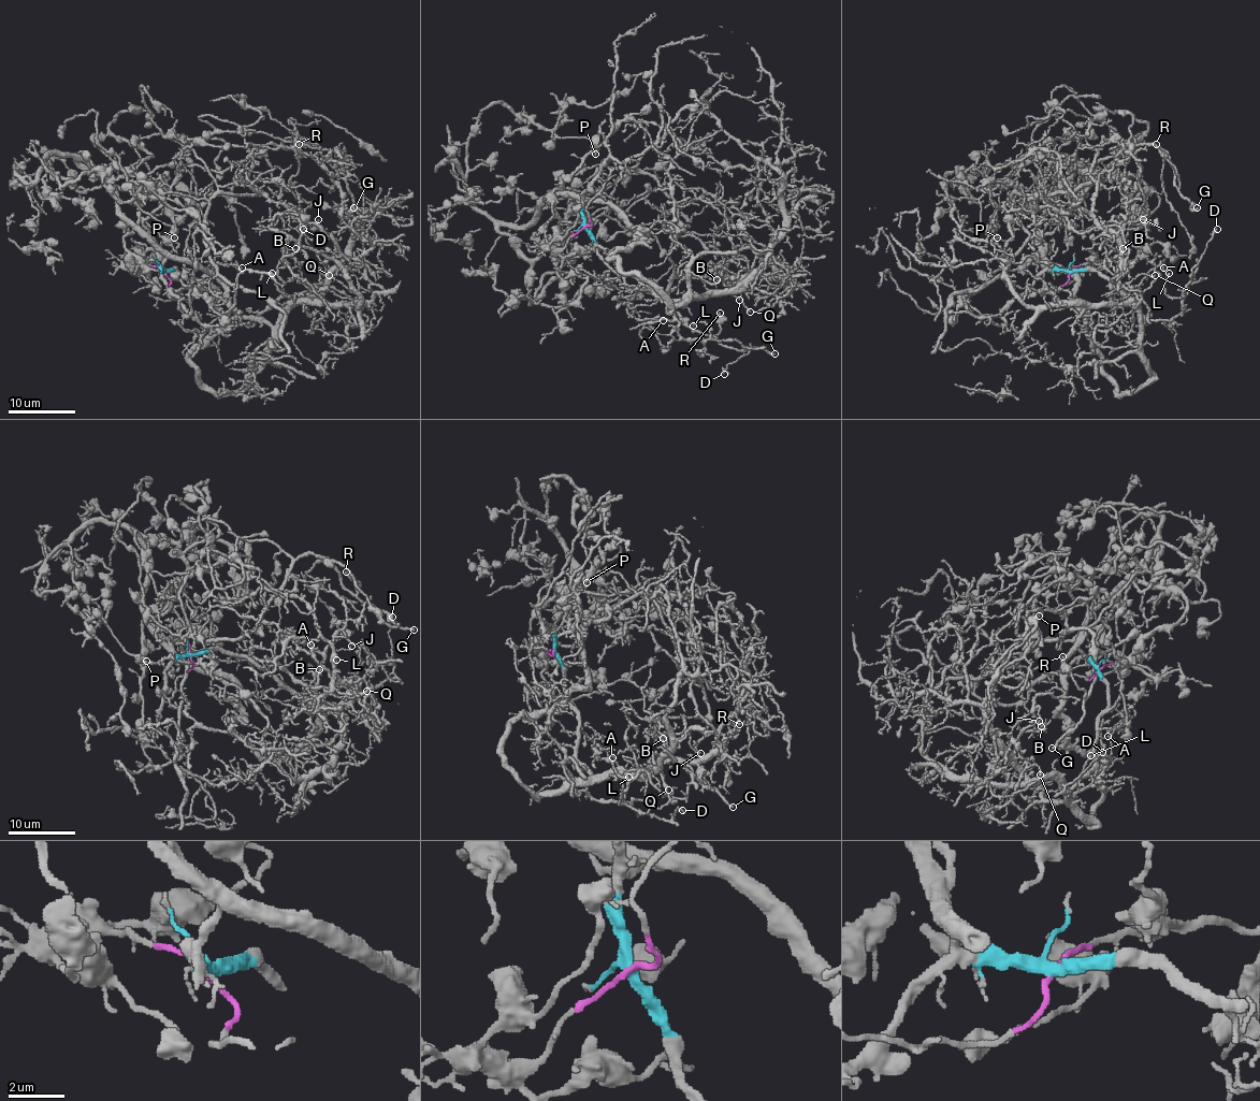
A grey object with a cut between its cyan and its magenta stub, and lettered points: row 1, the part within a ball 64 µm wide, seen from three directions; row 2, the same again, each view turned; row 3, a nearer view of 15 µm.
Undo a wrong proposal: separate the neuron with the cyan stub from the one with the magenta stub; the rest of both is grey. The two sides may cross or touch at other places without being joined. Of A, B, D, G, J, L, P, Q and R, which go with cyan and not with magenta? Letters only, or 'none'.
A, B, D, J, L, P, Q

